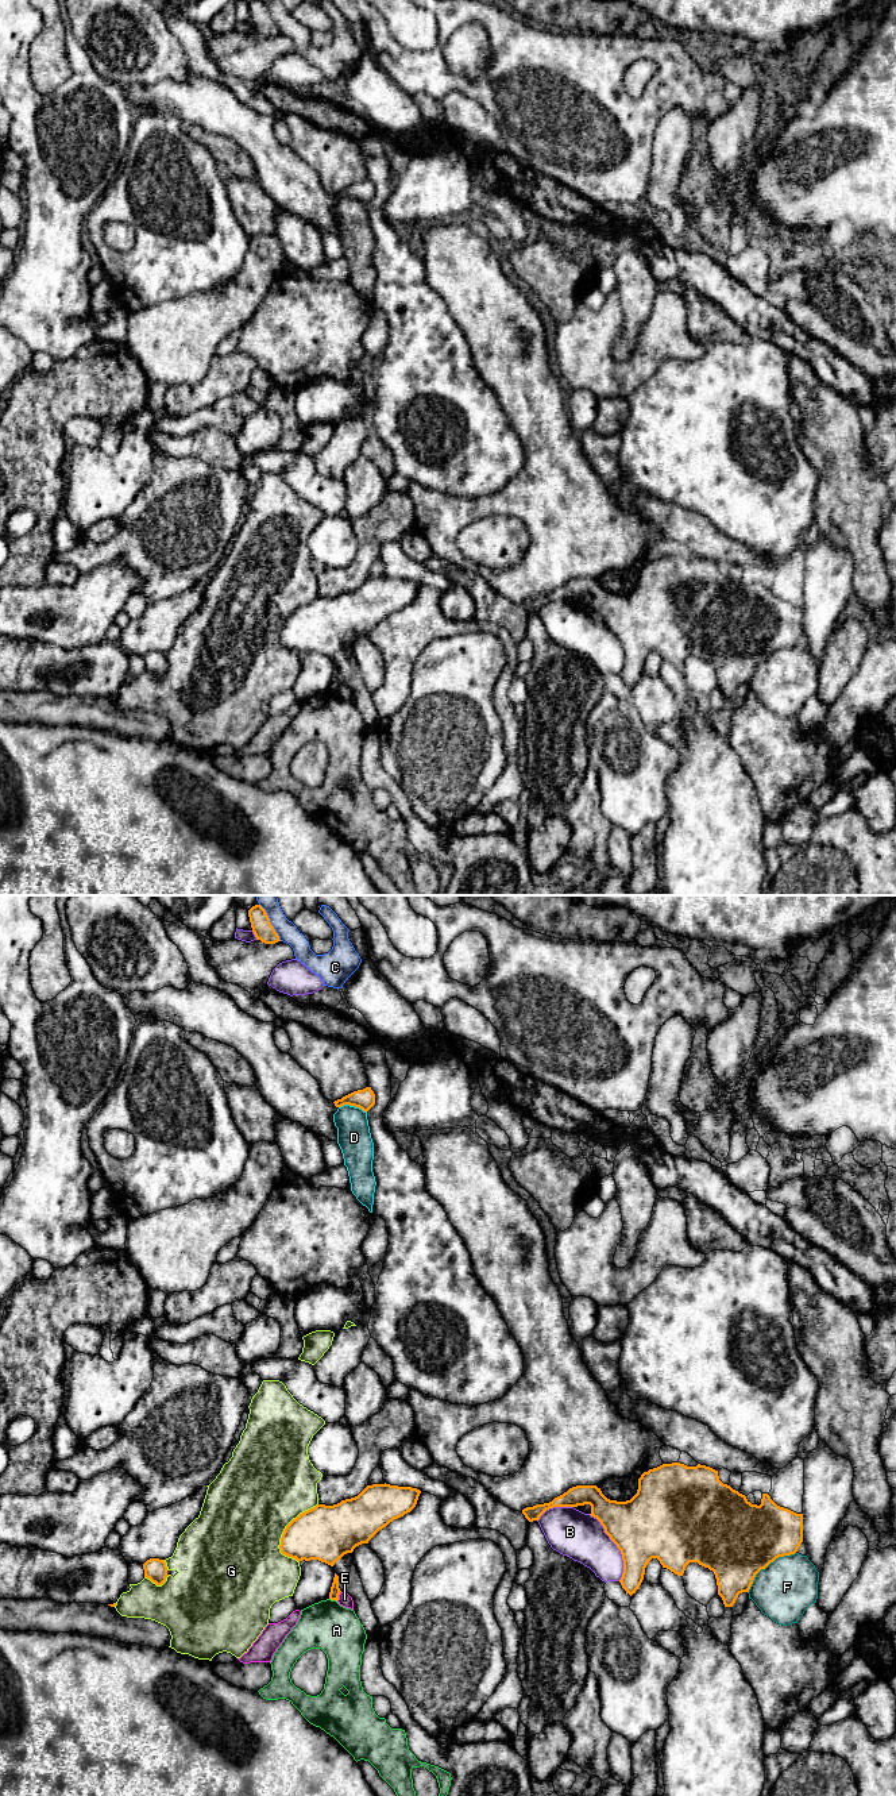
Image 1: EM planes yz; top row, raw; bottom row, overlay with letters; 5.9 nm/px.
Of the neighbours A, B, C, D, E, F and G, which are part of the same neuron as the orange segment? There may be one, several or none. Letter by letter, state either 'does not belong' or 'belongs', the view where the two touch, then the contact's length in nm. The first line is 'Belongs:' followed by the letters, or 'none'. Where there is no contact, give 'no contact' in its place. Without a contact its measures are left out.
Belongs: none
A: does not belong | yz | 50 nm
B: does not belong | yz | 440 nm
C: does not belong | yz | 240 nm
D: does not belong | yz | 170 nm
E: does not belong | yz | 70 nm
F: does not belong | yz | 380 nm
G: does not belong | yz | 380 nm

